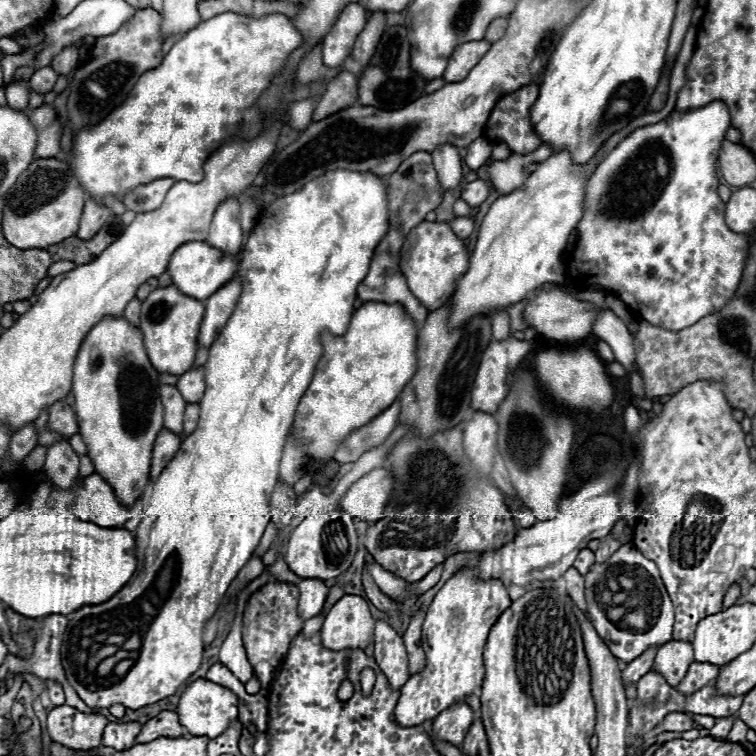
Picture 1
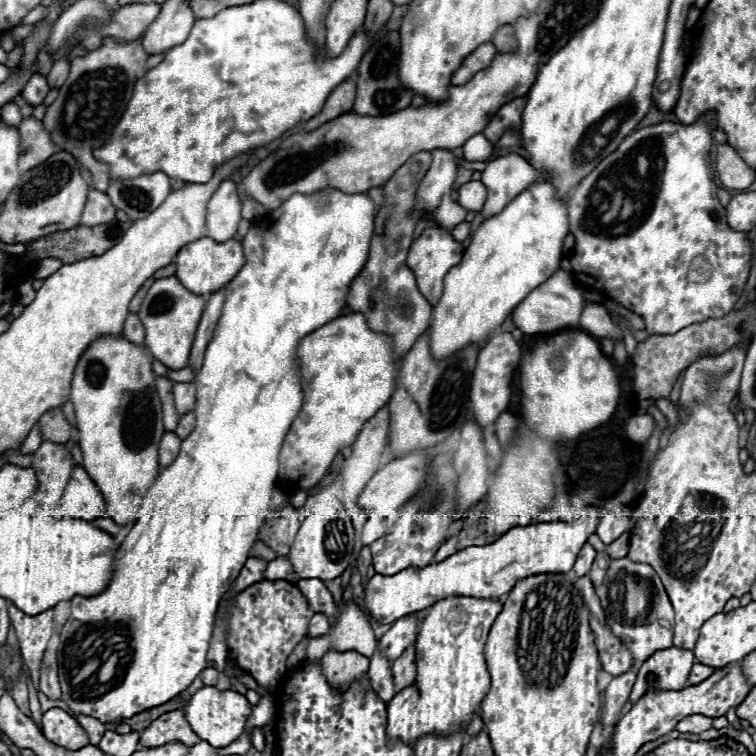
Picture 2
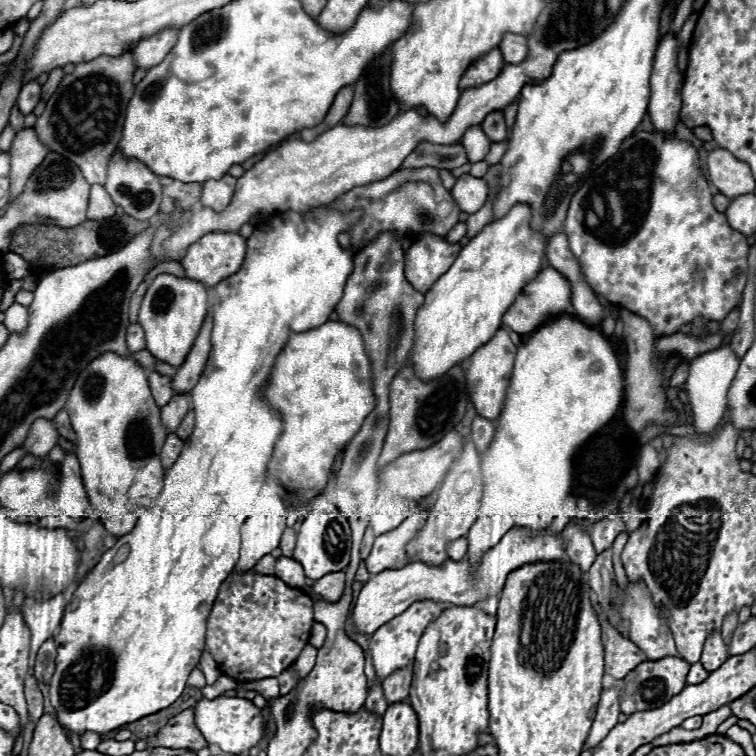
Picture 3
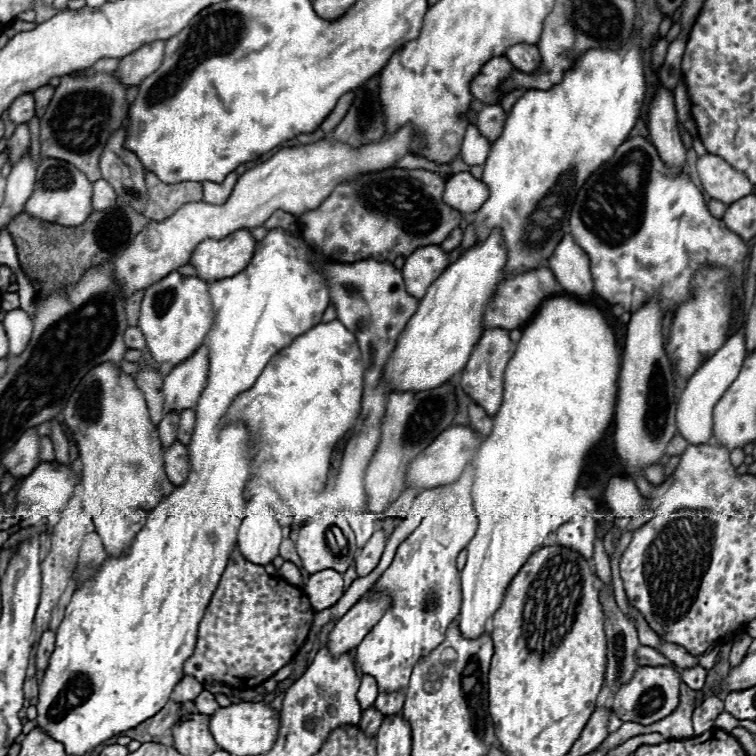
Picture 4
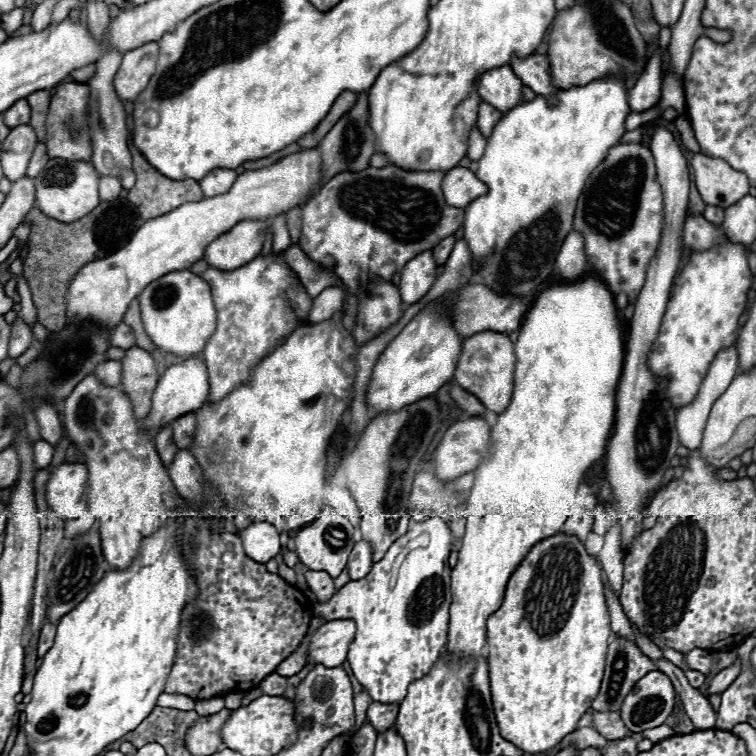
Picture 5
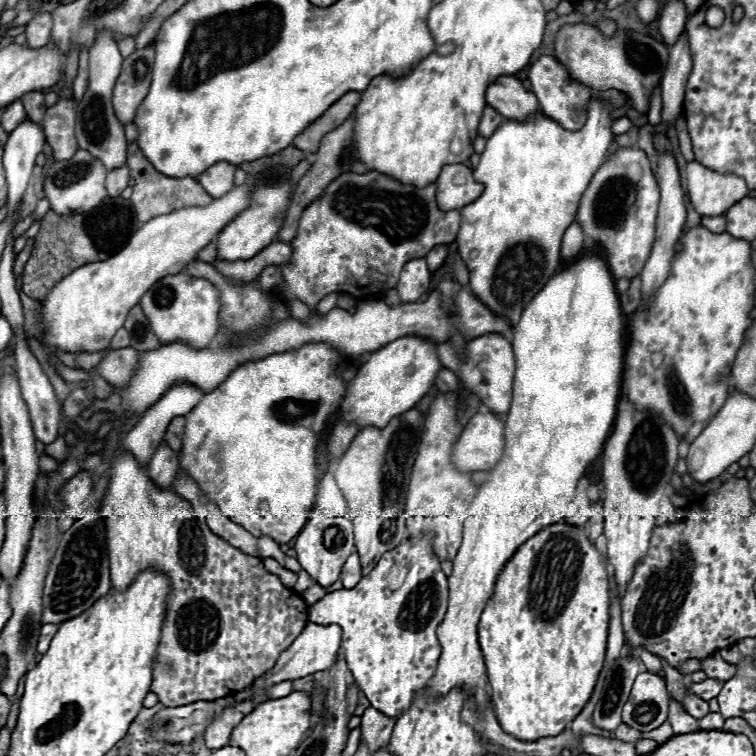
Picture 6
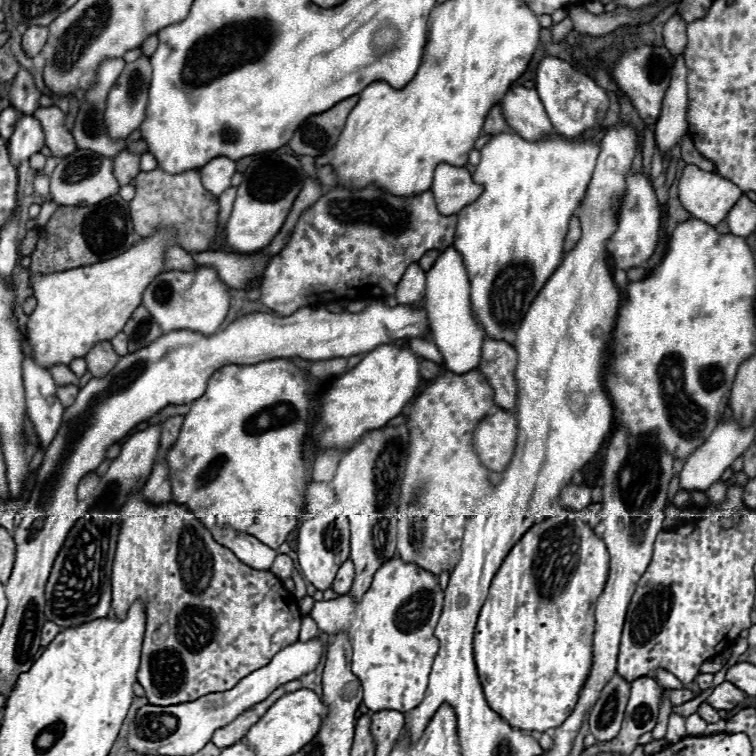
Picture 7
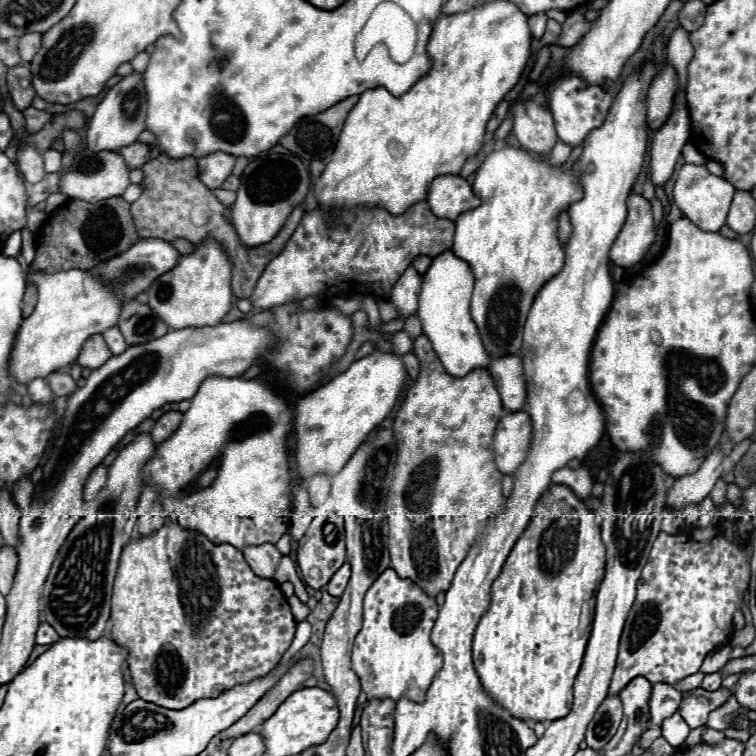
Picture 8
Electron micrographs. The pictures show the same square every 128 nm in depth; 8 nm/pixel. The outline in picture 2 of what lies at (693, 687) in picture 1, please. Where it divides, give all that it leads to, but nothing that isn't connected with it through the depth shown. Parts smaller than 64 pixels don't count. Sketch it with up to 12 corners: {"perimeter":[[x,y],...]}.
{"perimeter":[[694,662],[688,686],[712,676],[712,668]]}

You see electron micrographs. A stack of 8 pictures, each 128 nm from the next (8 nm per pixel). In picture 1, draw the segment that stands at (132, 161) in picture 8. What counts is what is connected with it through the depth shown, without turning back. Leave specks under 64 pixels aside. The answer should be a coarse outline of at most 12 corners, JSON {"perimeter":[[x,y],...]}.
{"perimeter":[[88,198],[78,236],[92,236],[106,224],[112,212]]}

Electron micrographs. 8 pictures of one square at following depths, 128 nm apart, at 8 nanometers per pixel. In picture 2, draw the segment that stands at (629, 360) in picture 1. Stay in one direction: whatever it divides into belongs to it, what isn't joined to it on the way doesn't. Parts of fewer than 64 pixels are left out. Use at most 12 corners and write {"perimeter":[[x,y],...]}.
{"perimeter":[[586,302],[580,328],[596,338],[620,338],[622,330],[600,304]]}

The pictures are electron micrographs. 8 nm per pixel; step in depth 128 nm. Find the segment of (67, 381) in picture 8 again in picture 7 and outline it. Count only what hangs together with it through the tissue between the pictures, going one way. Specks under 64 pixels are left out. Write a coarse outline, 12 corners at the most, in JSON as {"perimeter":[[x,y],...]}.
{"perimeter":[[58,386],[58,398],[64,406],[72,404],[78,386]]}

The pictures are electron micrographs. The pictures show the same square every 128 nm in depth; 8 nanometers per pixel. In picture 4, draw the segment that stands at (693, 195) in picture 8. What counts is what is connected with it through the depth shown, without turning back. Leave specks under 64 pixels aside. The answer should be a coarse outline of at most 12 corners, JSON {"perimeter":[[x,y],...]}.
{"perimeter":[[700,156],[706,194],[732,204],[752,194],[746,174],[720,156]]}

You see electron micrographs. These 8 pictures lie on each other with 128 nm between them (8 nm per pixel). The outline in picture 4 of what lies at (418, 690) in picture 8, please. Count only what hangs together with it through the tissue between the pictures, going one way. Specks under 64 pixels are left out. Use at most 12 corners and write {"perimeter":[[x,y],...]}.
{"perimeter":[[472,466],[372,584],[390,598],[356,646],[378,694],[460,614],[458,552],[476,534]]}

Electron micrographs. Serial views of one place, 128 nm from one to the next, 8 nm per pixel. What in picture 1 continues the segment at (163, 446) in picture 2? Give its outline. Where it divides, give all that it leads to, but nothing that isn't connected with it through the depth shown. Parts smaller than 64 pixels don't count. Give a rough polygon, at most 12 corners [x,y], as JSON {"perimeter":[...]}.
{"perimeter":[[162,430],[152,450],[150,478],[156,480],[178,452],[182,438]]}

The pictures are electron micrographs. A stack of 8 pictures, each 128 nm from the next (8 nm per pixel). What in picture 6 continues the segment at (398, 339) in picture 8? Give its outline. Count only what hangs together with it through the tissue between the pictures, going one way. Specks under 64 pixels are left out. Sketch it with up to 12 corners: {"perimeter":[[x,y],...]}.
{"perimeter":[[500,334],[474,338],[462,362],[438,344],[440,364],[496,414],[512,402],[514,354]]}

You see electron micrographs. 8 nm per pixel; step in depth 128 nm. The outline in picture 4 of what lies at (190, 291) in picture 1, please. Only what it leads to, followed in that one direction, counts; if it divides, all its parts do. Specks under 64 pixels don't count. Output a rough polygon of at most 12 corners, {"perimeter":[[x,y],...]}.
{"perimeter":[[242,228],[204,240],[190,264],[206,282],[242,272],[256,240]]}

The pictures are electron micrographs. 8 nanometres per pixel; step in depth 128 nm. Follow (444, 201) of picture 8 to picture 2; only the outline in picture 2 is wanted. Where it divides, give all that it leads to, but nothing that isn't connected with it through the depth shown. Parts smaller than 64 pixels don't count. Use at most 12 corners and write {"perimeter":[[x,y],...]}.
{"perimeter":[[480,180],[458,188],[458,202],[480,212],[486,200],[486,186]]}

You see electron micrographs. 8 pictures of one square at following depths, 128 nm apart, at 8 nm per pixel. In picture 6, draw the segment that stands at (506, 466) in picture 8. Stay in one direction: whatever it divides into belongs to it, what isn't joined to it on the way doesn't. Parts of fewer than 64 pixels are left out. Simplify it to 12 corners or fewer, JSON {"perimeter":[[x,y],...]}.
{"perimeter":[[474,414],[454,444],[462,472],[490,470],[504,454],[504,422]]}

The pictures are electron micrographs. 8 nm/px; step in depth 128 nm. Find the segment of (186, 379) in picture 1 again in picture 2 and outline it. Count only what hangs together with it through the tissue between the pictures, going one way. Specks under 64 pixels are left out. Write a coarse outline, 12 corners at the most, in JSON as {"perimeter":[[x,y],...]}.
{"perimeter":[[174,382],[174,408],[180,416],[194,410],[194,382]]}

